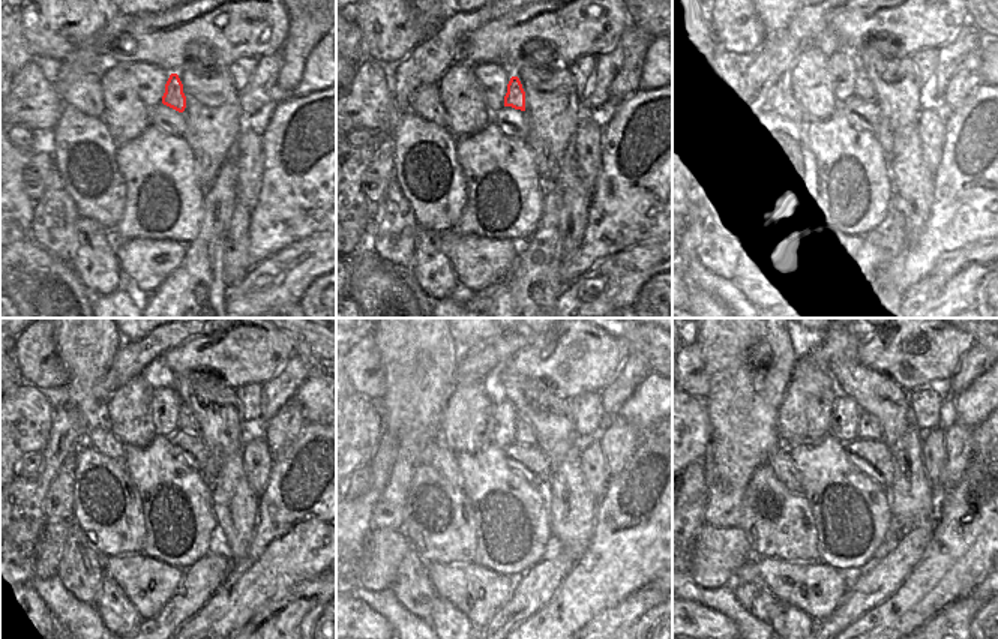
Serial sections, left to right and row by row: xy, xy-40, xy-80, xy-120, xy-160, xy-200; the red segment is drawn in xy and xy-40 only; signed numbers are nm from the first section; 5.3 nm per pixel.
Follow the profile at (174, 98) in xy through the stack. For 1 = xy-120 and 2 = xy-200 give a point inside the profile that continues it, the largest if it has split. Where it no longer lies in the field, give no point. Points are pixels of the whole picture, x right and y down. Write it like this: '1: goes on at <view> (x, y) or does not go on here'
1: goes on at xy-120 (188, 423)
2: goes on at xy-200 (869, 428)

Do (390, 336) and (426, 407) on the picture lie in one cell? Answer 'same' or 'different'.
same

